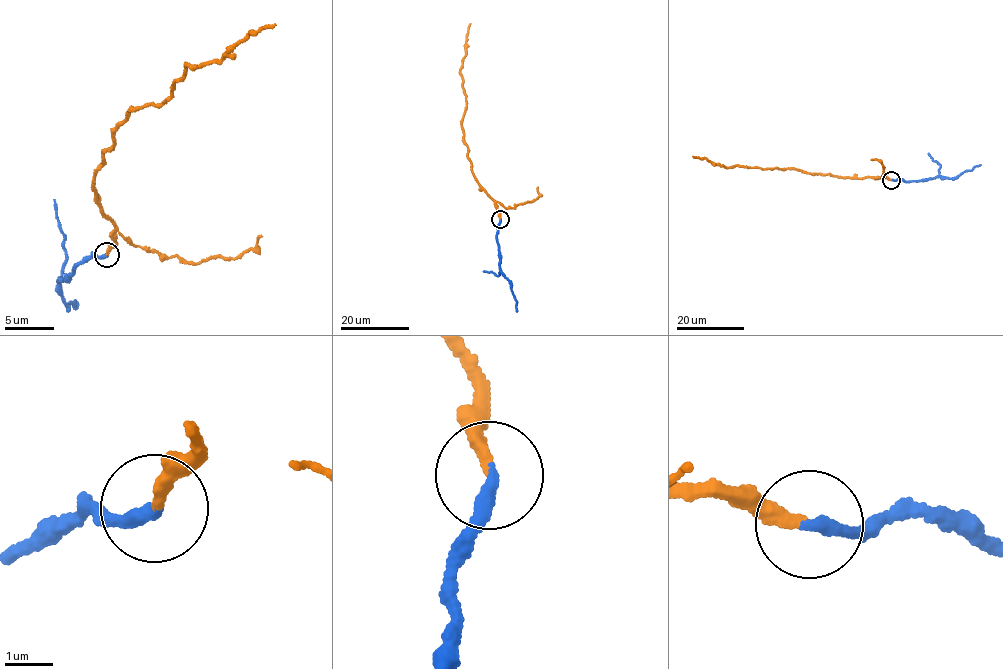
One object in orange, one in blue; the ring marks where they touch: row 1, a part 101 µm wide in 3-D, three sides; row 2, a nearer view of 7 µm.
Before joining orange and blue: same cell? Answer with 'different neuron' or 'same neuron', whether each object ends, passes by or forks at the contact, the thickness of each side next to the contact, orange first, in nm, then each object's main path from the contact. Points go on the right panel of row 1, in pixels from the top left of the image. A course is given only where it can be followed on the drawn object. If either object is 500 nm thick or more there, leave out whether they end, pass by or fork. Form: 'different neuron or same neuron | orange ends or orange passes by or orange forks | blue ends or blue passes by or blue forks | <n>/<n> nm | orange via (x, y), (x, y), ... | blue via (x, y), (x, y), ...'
different neuron | orange ends | blue ends | 240/300 nm | orange via (892, 180), (842, 177), (792, 169), (728, 167), (692, 156) | blue via (892, 180), (954, 178), (981, 164)

